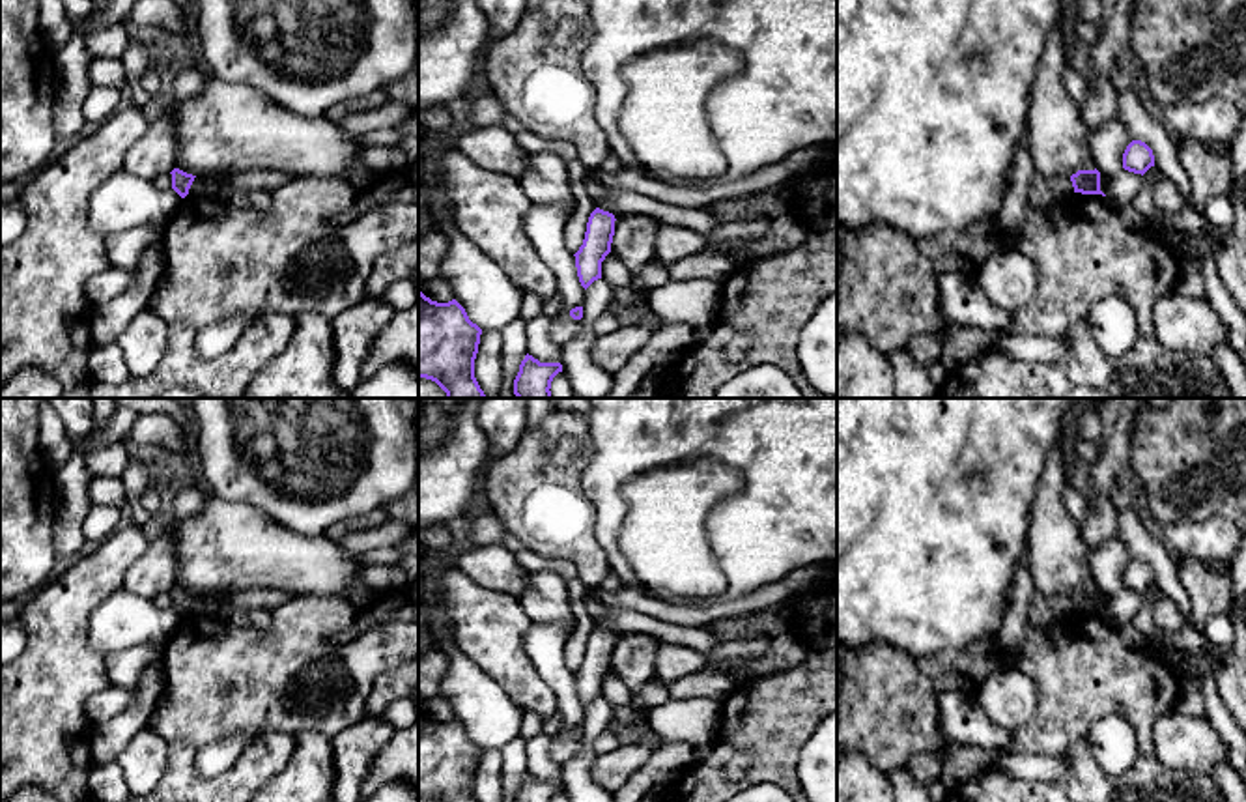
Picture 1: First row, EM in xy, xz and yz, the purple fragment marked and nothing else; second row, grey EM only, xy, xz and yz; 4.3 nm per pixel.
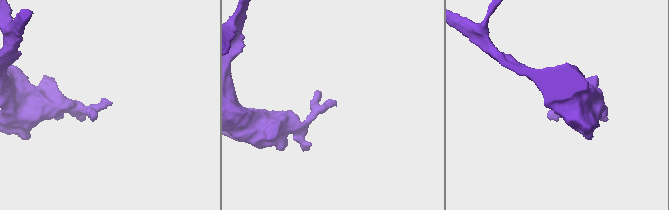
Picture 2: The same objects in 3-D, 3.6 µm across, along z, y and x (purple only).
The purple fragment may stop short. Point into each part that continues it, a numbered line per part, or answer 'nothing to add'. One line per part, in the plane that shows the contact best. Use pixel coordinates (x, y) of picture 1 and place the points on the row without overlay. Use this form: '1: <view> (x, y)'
nothing to add

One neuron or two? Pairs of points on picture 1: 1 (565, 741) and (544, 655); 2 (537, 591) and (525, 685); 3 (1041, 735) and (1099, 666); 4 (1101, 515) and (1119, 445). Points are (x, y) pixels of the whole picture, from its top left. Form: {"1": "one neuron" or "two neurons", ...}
{"1": "one neuron", "2": "two neurons", "3": "one neuron", "4": "one neuron"}

